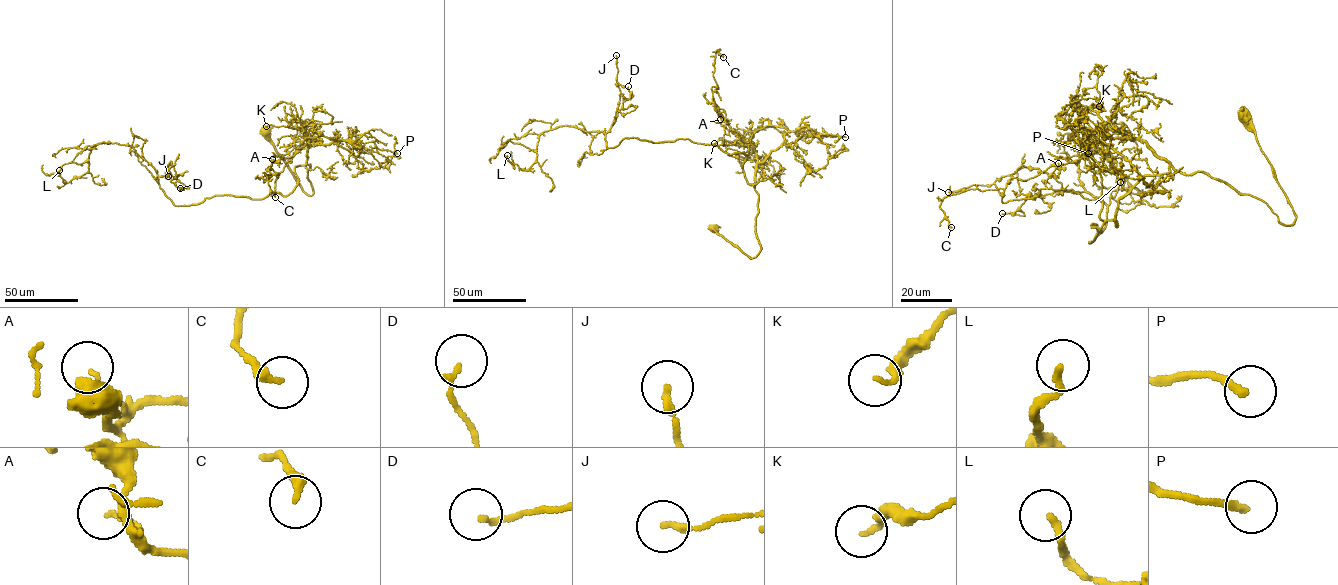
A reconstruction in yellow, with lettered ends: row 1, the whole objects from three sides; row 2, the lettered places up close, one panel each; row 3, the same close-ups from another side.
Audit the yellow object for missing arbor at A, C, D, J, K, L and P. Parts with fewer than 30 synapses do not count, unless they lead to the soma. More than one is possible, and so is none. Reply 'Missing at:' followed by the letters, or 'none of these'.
Missing at: none of these

